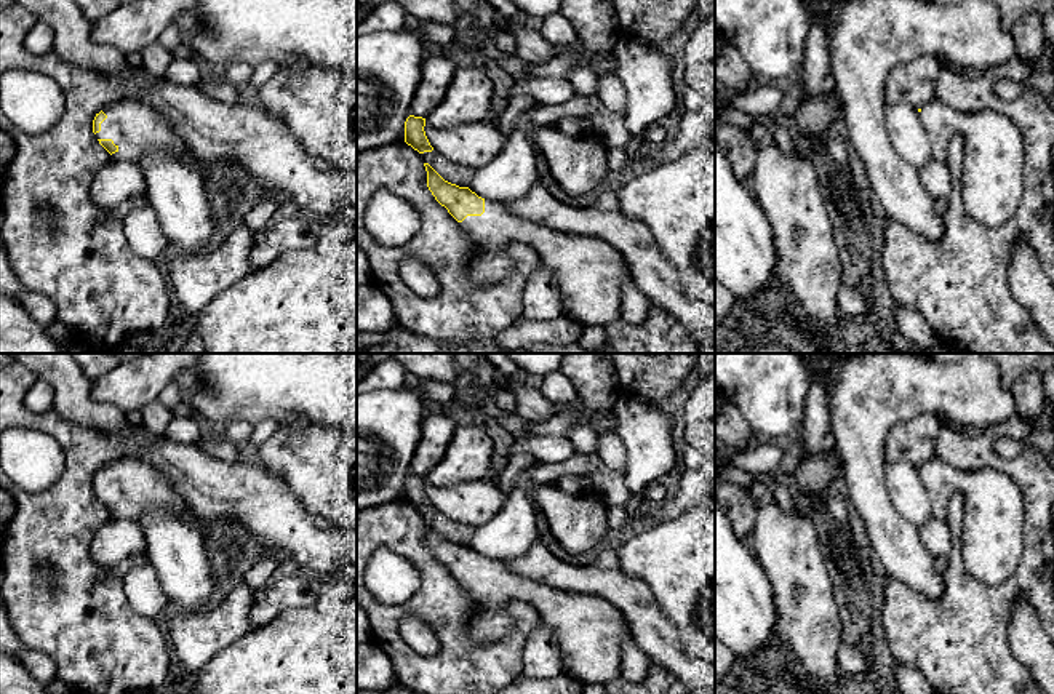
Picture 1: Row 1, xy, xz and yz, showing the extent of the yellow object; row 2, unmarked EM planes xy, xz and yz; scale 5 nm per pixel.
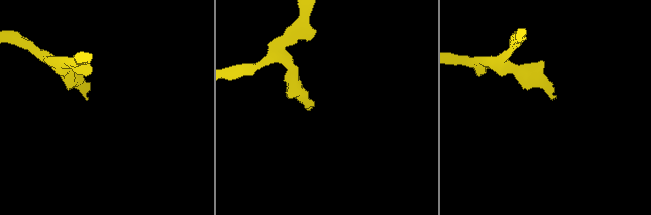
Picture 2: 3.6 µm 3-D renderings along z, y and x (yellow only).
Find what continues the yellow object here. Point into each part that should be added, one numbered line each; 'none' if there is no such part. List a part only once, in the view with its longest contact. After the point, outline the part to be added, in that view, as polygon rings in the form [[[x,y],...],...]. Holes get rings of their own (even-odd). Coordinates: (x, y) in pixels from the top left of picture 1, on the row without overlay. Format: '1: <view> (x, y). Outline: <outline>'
1: xz (589, 630). Outline: [[[489,558],[481,574],[467,574],[459,584],[499,606],[509,596],[533,604],[555,633],[563,675],[584,684],[608,684],[621,676],[621,646],[630,630],[622,612],[606,600],[529,580]]]

